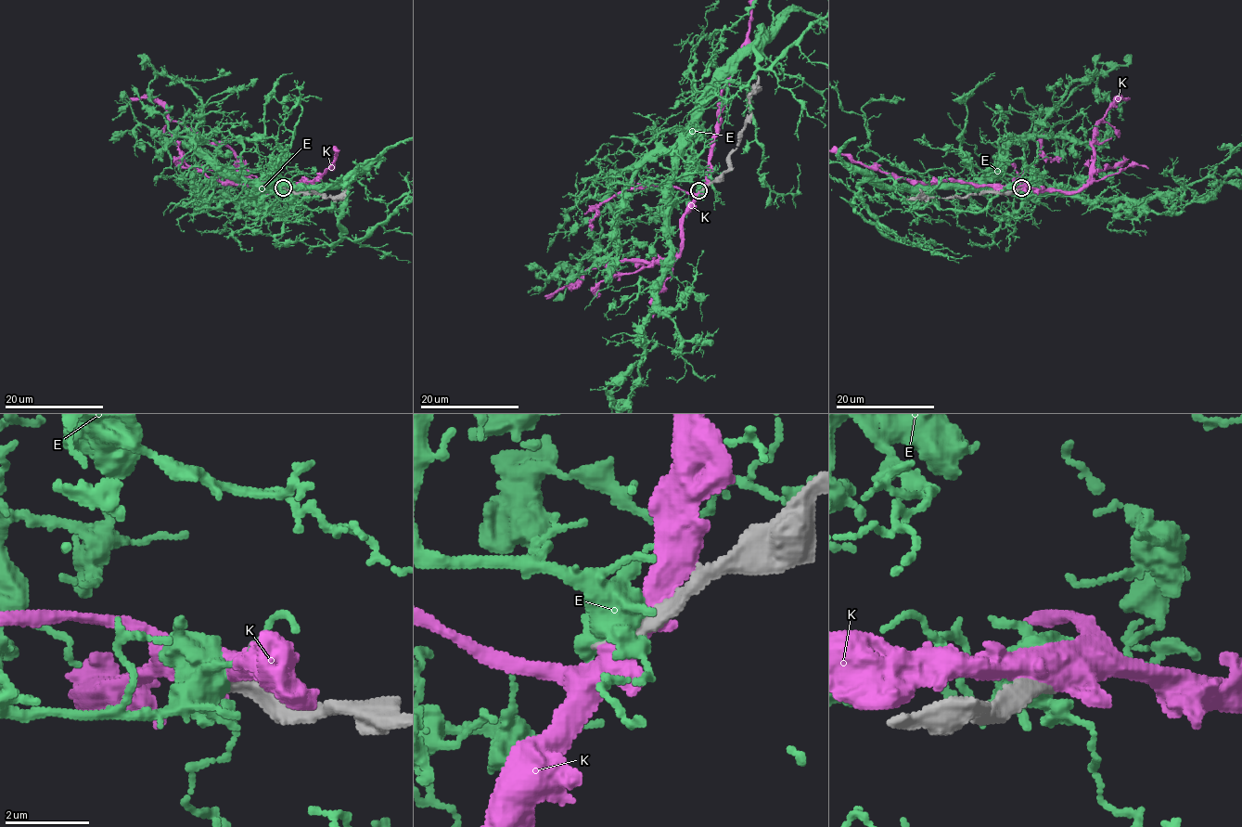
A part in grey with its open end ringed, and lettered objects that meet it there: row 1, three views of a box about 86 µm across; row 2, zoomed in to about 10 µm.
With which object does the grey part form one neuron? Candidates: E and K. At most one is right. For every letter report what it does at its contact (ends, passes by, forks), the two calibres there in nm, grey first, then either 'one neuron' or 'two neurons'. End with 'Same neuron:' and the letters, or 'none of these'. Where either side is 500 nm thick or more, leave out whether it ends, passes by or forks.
E: 320 nm thick on the grey side, 600 nm on the other; two neurons
K: 320 nm thick on the grey side, 650 nm on the other; two neurons
Same neuron: none of these

